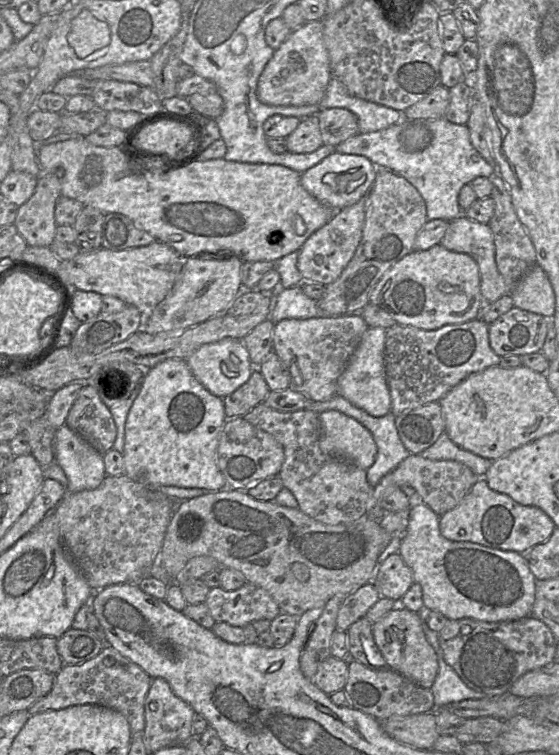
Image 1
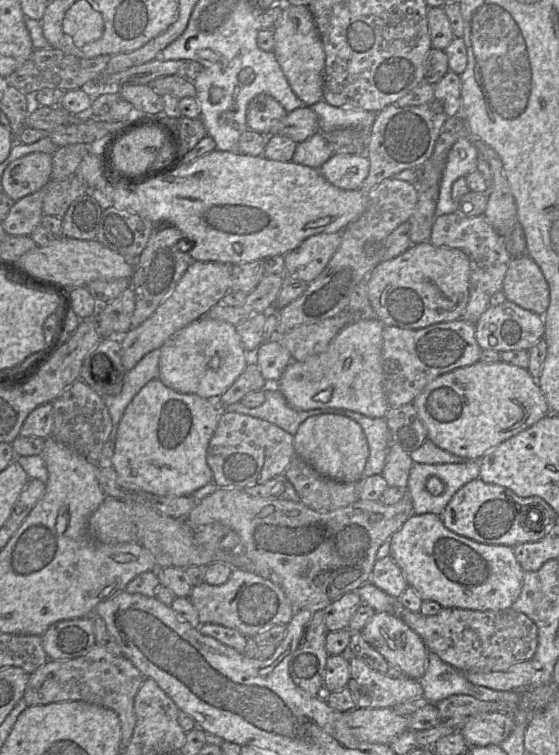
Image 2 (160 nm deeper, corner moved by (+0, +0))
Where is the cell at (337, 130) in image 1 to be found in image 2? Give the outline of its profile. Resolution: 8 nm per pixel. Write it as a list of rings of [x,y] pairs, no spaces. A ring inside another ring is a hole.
[[[310,107],[297,108],[270,129],[270,135],[285,136],[296,143],[305,141],[319,131],[319,120]]]

